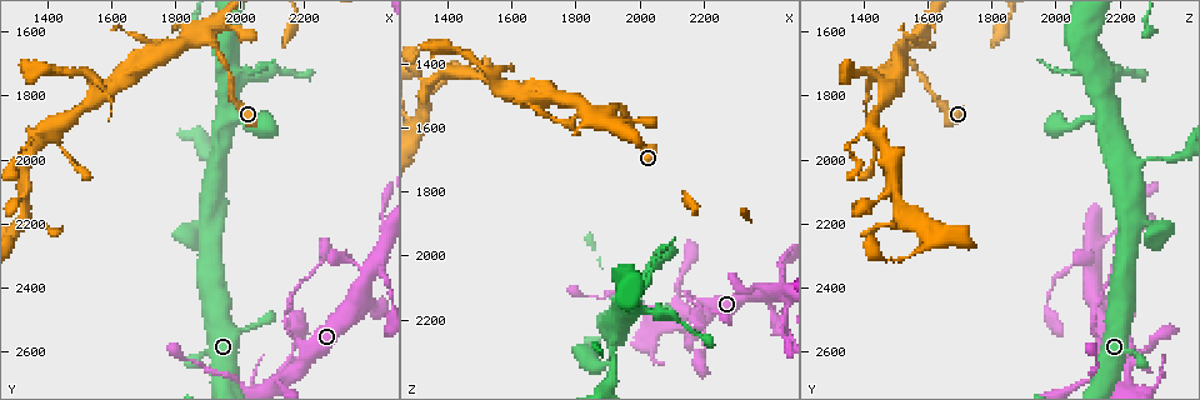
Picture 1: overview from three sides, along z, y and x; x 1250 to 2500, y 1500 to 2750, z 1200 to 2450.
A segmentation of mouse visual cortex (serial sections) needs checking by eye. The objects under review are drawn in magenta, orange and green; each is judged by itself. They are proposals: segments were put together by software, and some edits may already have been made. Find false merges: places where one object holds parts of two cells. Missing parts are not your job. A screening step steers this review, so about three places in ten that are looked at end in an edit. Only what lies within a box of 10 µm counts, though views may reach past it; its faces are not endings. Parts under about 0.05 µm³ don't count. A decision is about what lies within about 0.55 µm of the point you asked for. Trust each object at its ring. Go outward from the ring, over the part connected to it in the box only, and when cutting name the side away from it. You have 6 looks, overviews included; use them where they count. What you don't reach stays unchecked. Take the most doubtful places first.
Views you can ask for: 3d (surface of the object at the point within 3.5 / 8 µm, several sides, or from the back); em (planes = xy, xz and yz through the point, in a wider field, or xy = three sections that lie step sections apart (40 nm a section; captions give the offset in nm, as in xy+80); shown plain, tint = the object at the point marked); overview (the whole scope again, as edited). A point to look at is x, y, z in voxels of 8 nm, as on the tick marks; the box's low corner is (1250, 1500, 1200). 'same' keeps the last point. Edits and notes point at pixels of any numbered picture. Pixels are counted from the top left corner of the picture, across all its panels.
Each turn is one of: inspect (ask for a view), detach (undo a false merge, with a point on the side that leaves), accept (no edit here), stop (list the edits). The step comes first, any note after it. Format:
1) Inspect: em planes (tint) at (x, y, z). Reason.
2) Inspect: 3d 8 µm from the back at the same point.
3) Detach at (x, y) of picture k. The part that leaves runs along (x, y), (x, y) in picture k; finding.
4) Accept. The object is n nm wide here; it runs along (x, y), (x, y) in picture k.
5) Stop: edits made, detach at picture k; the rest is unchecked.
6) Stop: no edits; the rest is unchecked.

Inspect: 3d 3.5 µm at (2180, 2620, 2250). Sharp bend.

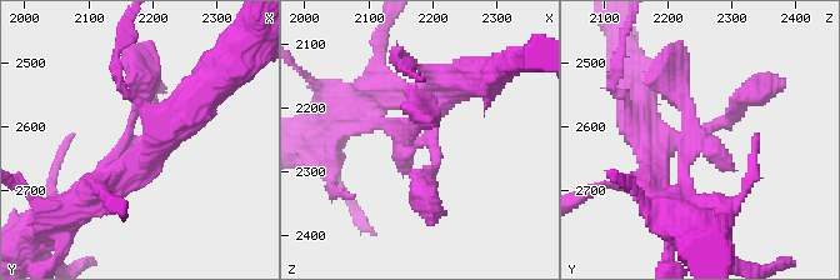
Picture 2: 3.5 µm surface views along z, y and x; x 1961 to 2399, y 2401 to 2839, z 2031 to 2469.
Inspect: em xy step 3 (tint) at (2180, 2620, 2255).

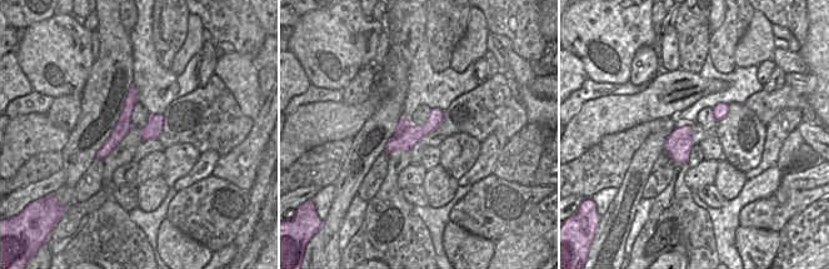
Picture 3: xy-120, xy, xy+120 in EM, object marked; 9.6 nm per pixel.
Accept. It runs along (176, 120), (130, 135), (141, 70) in picture 2; one cell here.

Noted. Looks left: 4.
Inspect: 3d 3.5 µm at (1900, 1630, 1540). A fork.

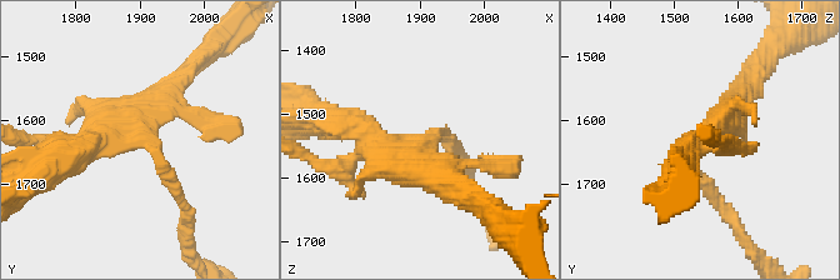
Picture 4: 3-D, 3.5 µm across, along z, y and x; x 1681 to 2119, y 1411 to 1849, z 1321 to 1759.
Inspect: em xy step 2 (tint) at (1900, 1630, 1545).

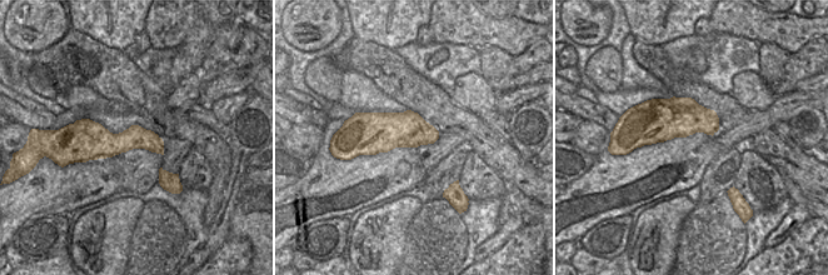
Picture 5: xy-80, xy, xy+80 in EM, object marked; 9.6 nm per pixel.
Accept. All the same cell.

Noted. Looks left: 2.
Inspect: 3d 8 µm from the back at (1940, 2030, 2240). Thin arm on a thick one.

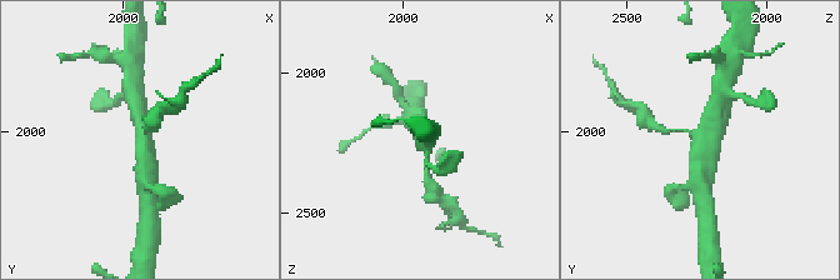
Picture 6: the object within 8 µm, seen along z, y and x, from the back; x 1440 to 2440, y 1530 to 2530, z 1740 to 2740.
Inspect: em planes (tint) at the same point.

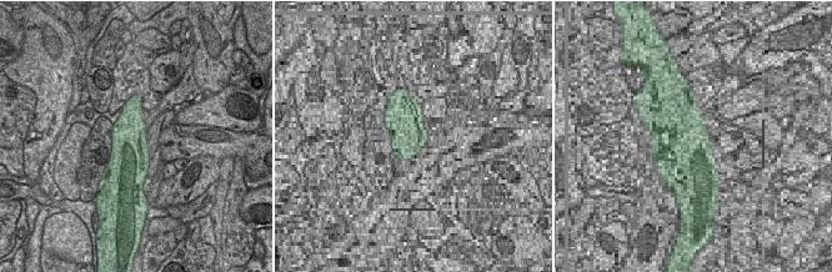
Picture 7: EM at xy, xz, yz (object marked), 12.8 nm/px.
Detach at (428, 178) of picture 6. The object is 500 nm wide here; the part that leaves runs along (684, 130), (660, 130), (641, 111) in picture 6; two cells meet here.

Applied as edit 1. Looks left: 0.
Stop: edits made, detach at picture 6; the rest is unchecked.

